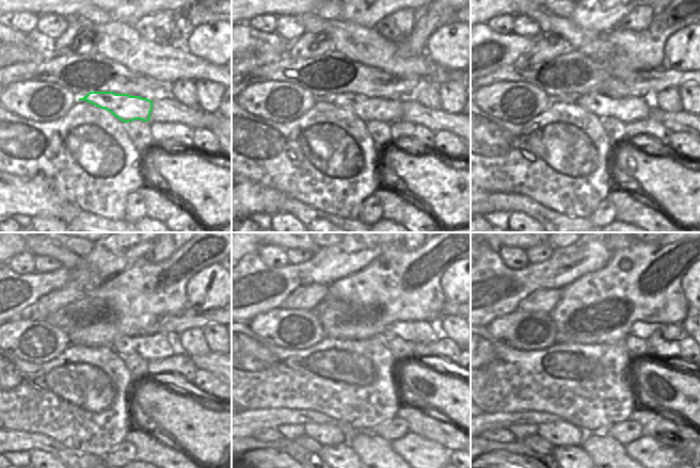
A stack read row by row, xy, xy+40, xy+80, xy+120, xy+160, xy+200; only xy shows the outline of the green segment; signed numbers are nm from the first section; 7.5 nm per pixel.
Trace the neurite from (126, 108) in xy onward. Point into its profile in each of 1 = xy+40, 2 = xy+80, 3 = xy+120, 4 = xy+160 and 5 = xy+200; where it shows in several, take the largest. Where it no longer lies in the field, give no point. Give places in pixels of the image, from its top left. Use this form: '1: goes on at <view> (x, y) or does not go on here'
1: goes on at xy+40 (388, 110)
2: goes on at xy+80 (634, 108)
3: goes on at xy+120 (158, 347)
4: goes on at xy+160 (415, 333)
5: goes on at xy+200 (656, 335)

